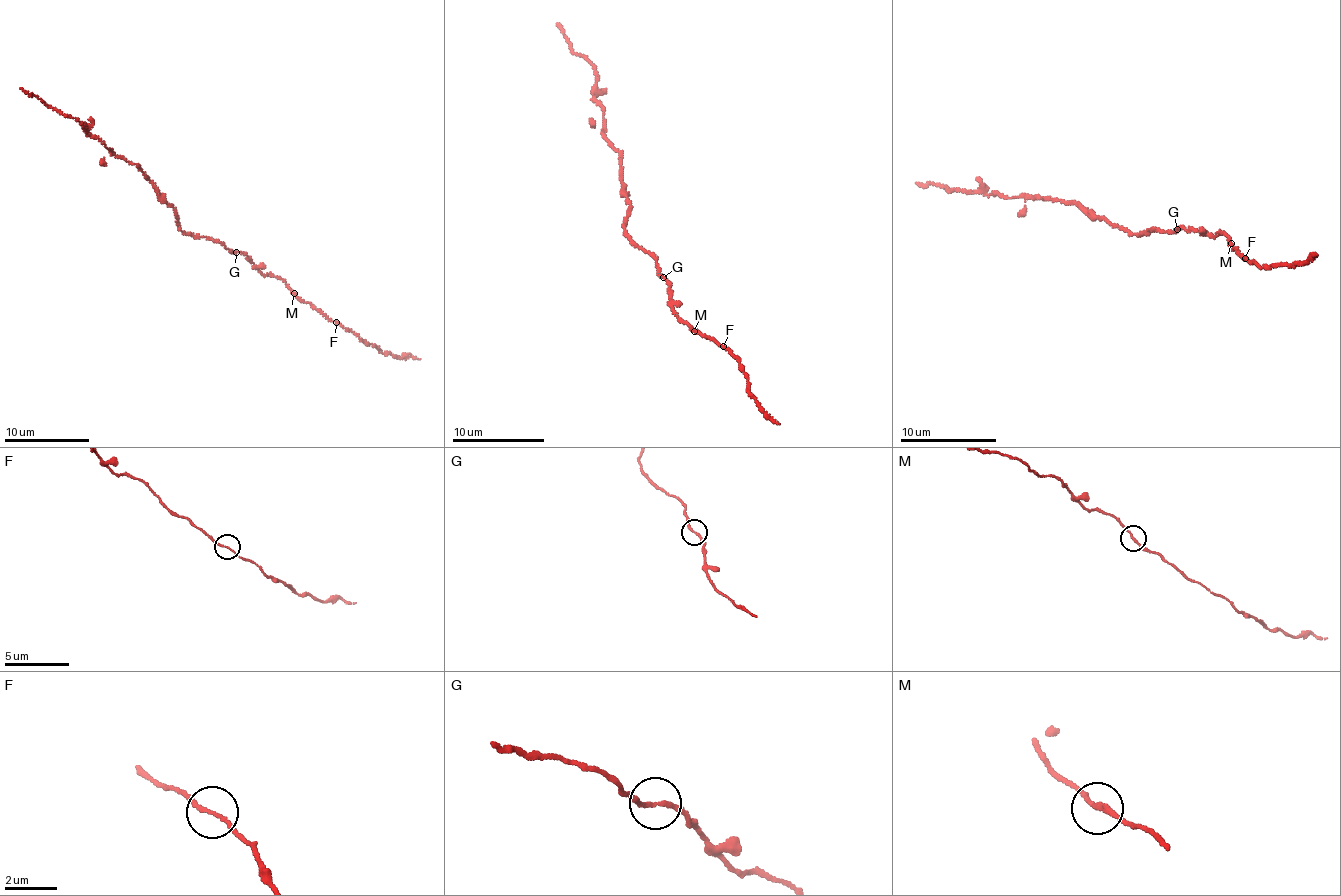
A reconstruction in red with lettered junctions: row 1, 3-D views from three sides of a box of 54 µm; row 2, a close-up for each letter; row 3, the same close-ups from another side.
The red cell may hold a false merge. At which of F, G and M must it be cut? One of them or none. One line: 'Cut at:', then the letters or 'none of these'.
Cut at: none of these

